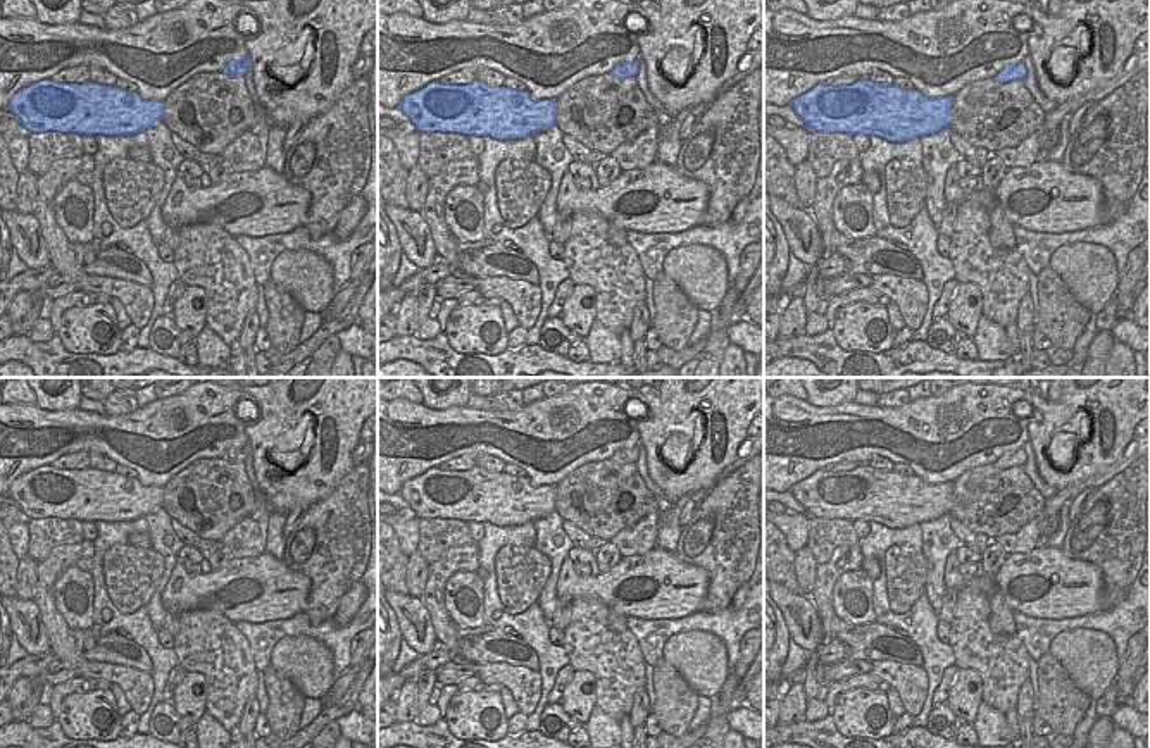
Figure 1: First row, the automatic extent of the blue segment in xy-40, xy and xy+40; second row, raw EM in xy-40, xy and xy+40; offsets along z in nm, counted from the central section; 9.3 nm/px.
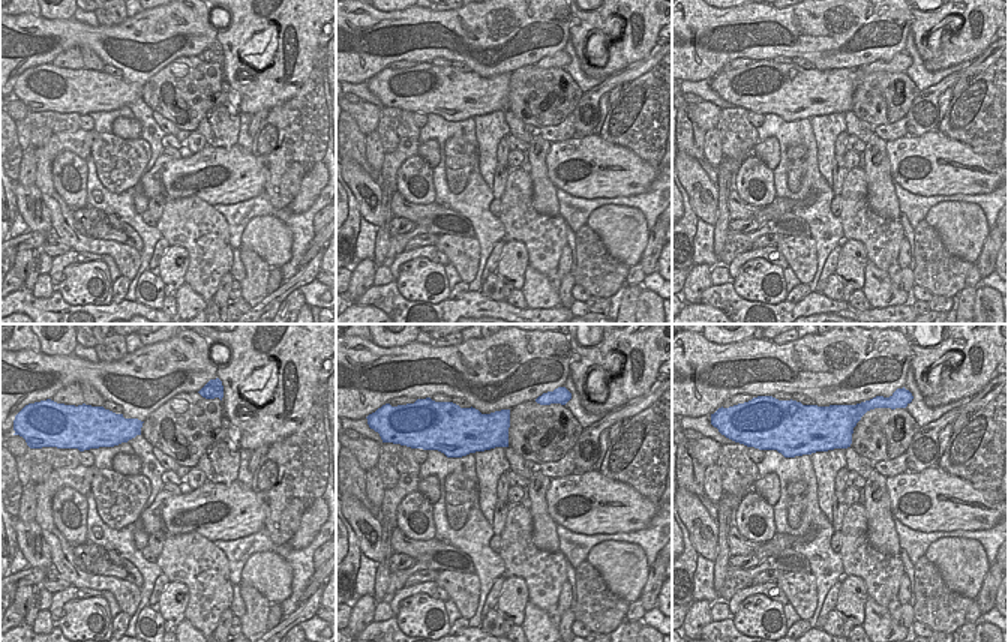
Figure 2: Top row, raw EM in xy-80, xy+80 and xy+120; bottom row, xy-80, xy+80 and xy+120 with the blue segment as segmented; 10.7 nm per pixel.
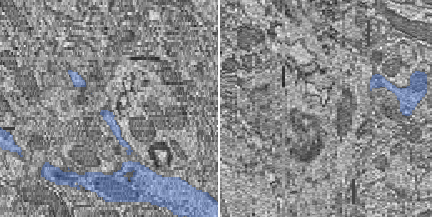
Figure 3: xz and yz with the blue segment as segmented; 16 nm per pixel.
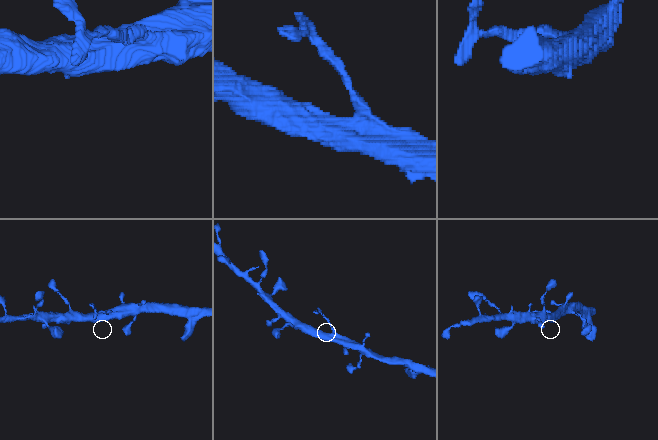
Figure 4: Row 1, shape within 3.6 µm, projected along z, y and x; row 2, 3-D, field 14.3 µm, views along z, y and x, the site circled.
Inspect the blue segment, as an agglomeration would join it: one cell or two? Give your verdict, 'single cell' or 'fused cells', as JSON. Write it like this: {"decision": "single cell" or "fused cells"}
{"decision": "fused cells"}

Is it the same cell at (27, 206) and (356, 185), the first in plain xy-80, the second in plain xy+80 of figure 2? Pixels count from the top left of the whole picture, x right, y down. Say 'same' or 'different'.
same

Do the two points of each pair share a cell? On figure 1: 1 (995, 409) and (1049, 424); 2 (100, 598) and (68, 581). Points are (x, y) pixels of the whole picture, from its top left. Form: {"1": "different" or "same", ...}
{"1": "different", "2": "different"}

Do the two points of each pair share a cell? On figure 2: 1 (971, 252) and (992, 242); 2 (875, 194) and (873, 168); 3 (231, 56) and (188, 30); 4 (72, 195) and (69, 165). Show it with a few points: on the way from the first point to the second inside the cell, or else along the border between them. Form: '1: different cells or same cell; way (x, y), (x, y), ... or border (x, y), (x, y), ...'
1: different cells; border (990, 228), (974, 263)
2: same cell; way (875, 188), (875, 174)
3: different cells; border (218, 33), (216, 41)
4: same cell; way (72, 188), (69, 173)

